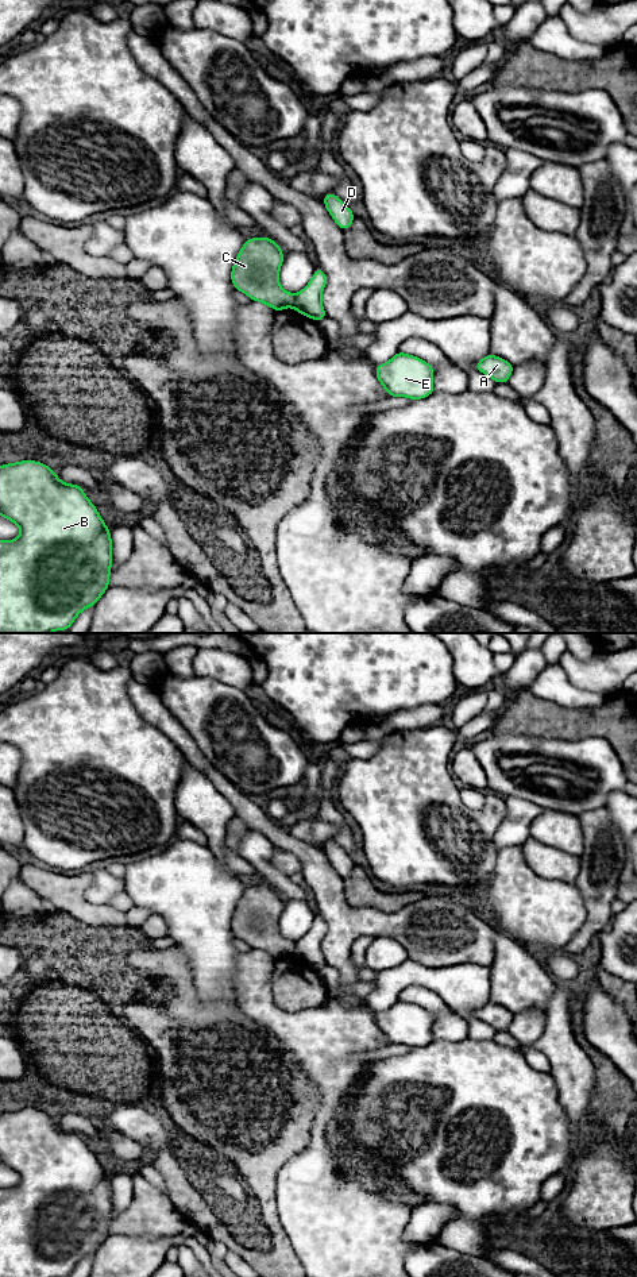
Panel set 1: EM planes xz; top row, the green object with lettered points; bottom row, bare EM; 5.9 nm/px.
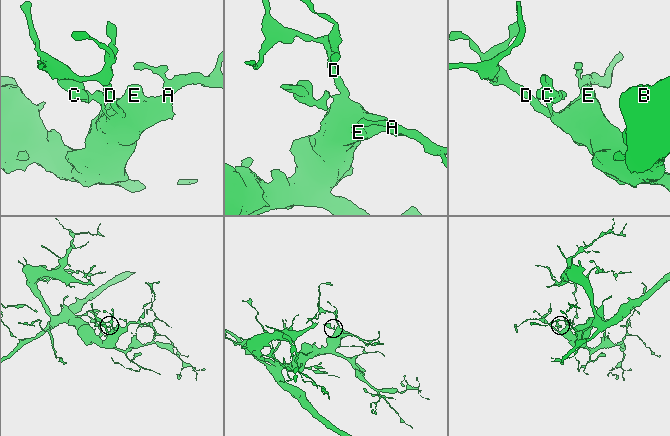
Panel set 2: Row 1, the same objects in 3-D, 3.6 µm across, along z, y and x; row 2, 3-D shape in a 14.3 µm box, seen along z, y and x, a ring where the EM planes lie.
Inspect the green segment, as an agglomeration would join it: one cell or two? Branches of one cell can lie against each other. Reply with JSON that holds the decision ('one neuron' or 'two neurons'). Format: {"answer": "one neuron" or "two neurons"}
{"answer": "two neurons"}

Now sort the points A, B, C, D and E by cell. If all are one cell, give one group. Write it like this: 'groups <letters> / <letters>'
groups A B D E / C

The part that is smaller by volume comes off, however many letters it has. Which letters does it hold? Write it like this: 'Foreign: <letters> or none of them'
Foreign: C

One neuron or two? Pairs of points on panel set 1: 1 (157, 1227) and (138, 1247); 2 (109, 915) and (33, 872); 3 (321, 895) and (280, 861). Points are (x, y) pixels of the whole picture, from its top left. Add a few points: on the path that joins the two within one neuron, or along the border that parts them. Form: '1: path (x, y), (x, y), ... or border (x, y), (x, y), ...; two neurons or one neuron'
1: border (178, 1233), (153, 1234), (149, 1237), (116, 1235); two neurons
2: path (91, 914), (84, 911), (62, 890), (51, 886); one neuron
3: border (278, 848), (292, 852), (300, 860), (302, 870); two neurons

